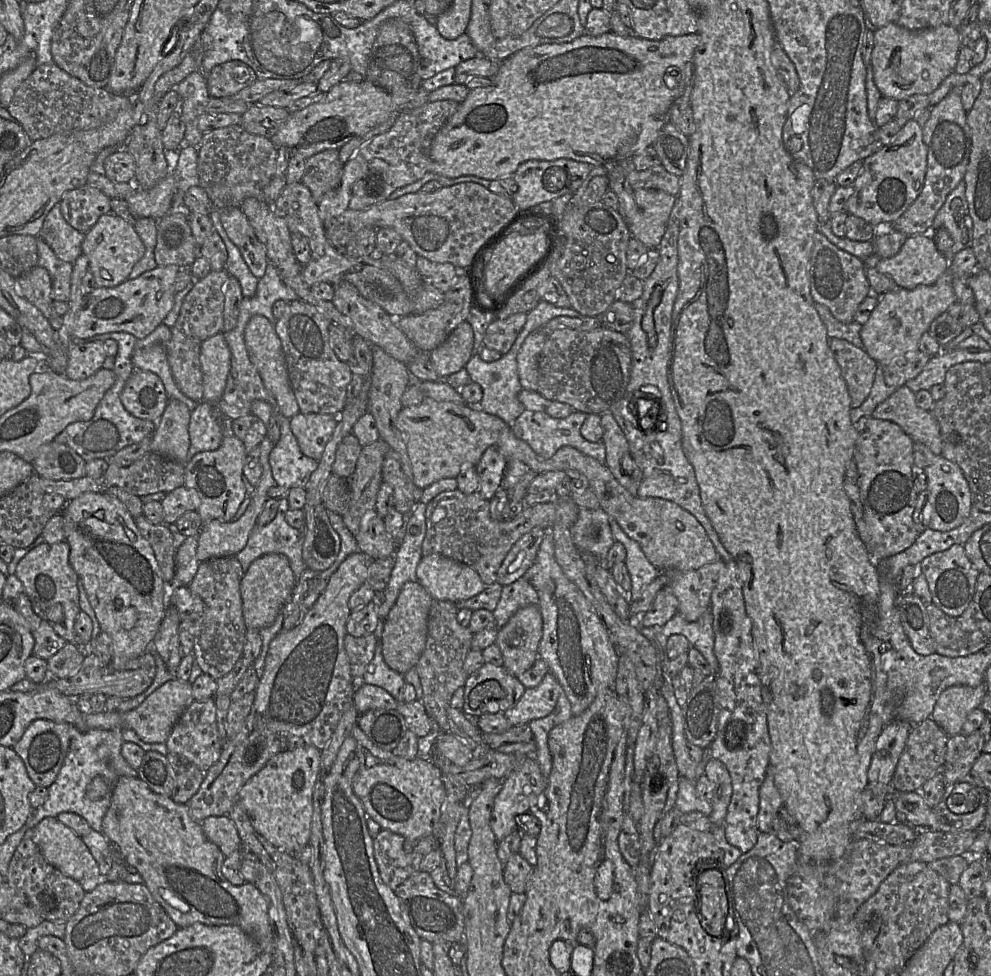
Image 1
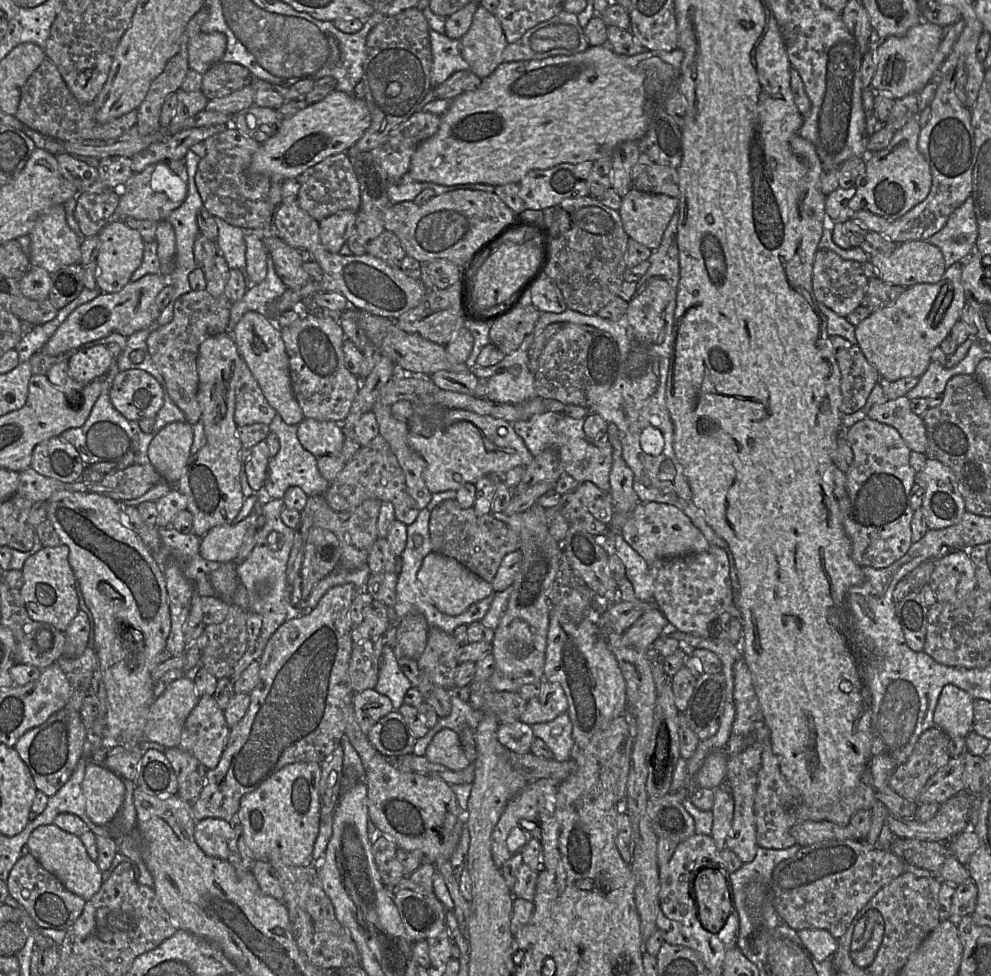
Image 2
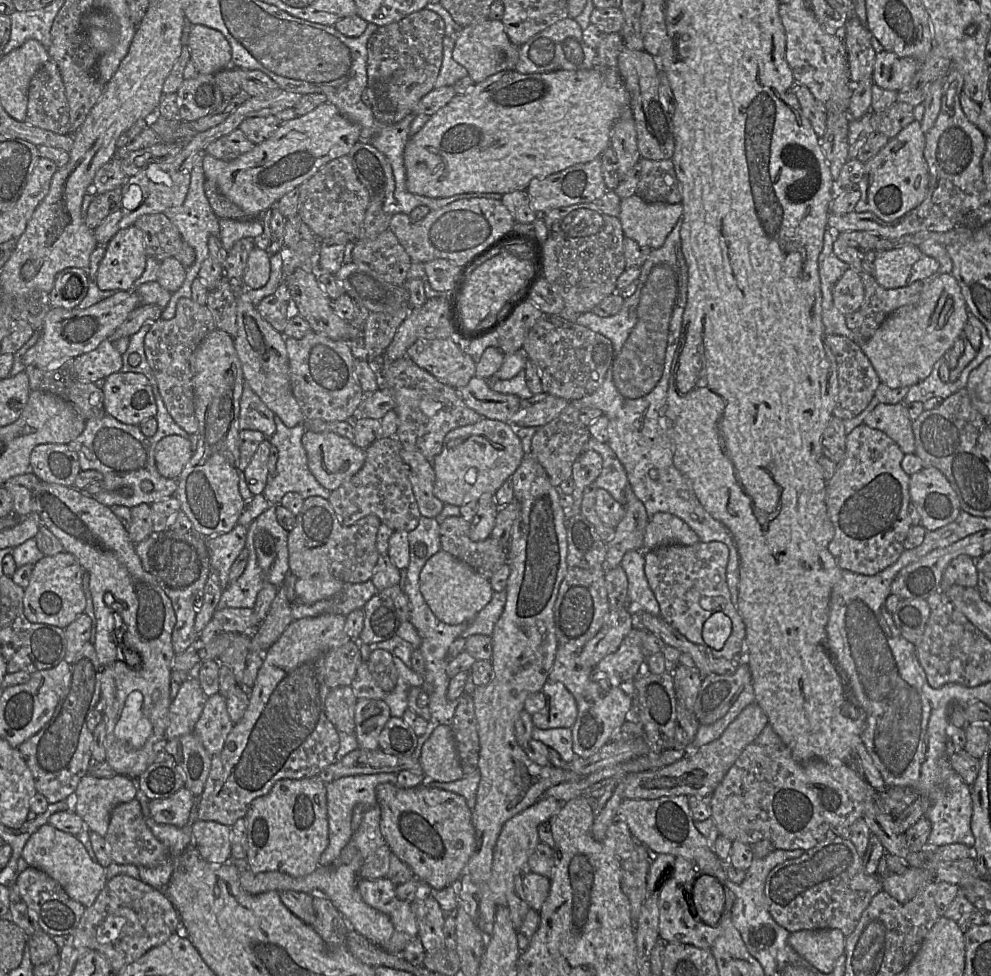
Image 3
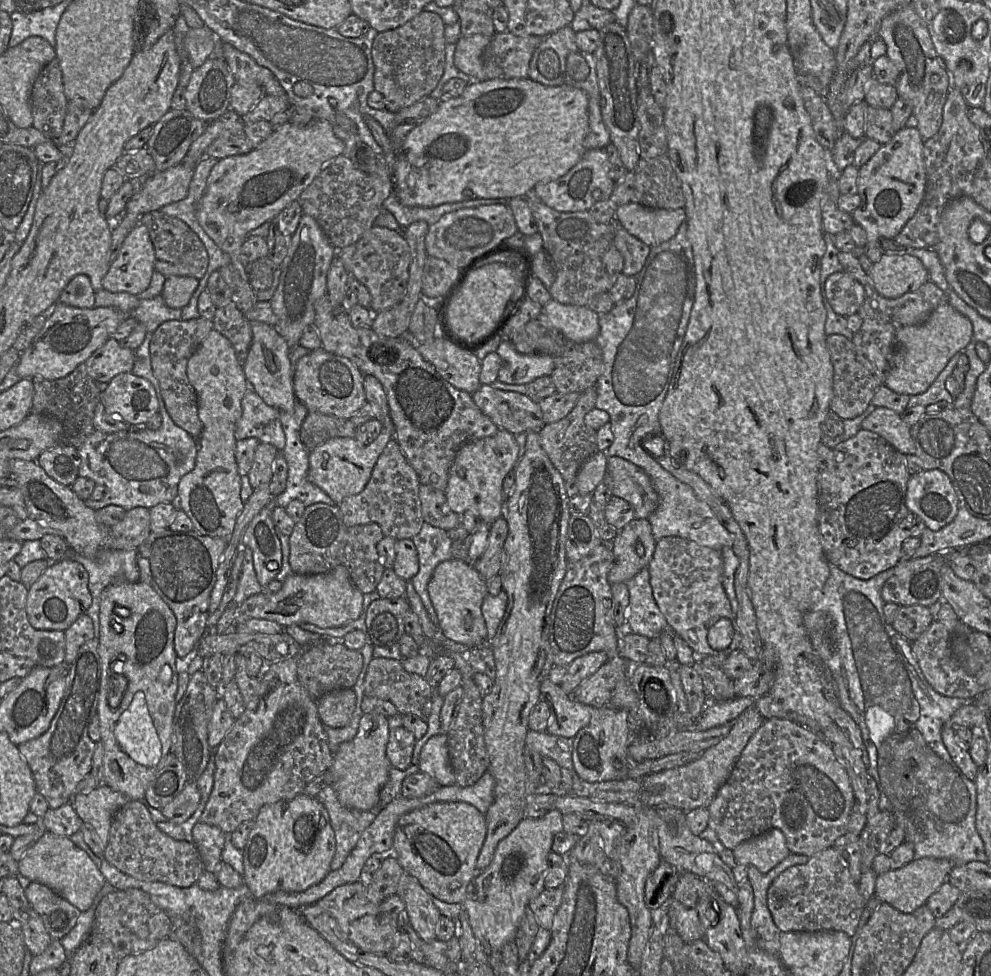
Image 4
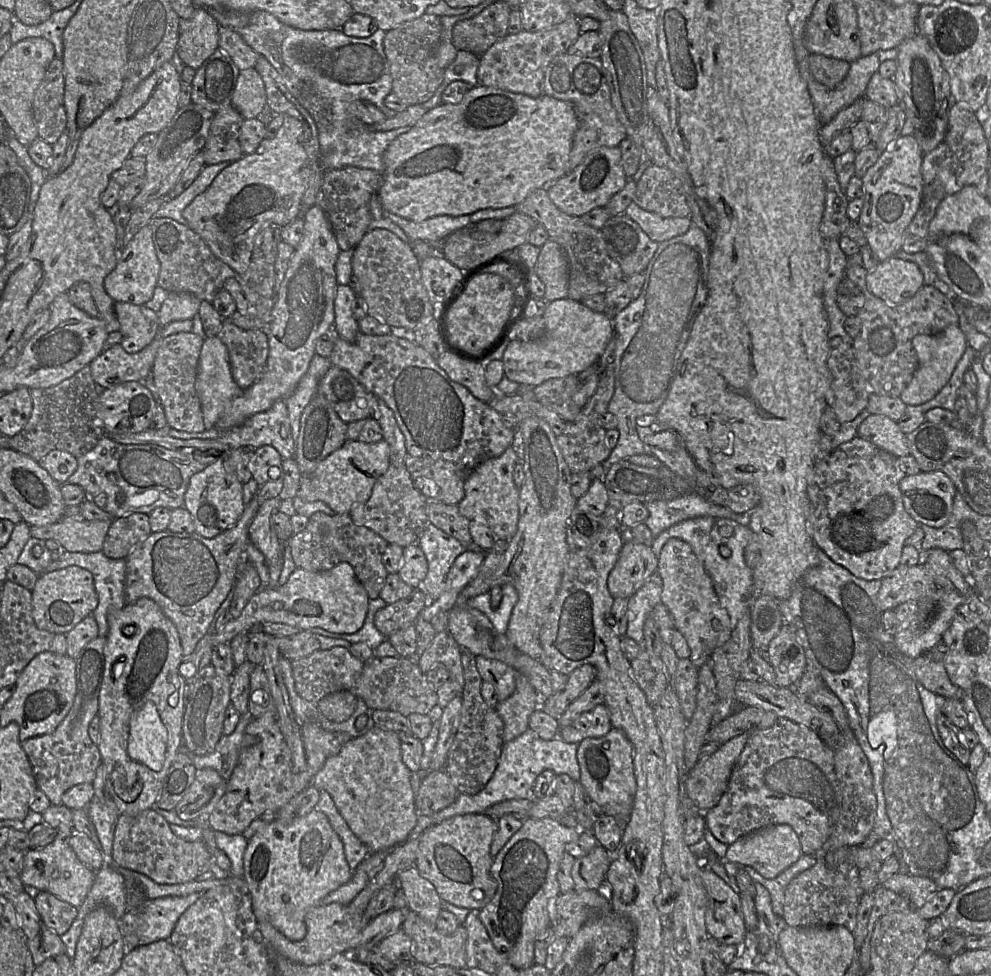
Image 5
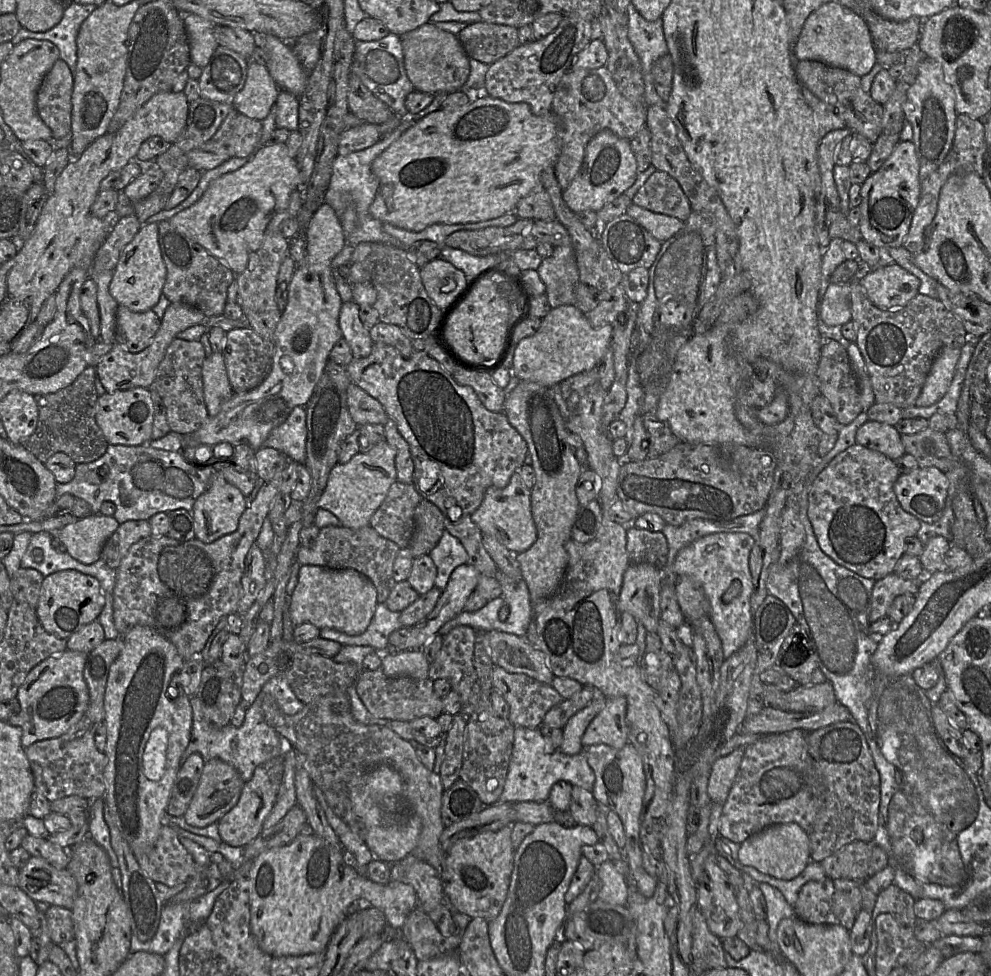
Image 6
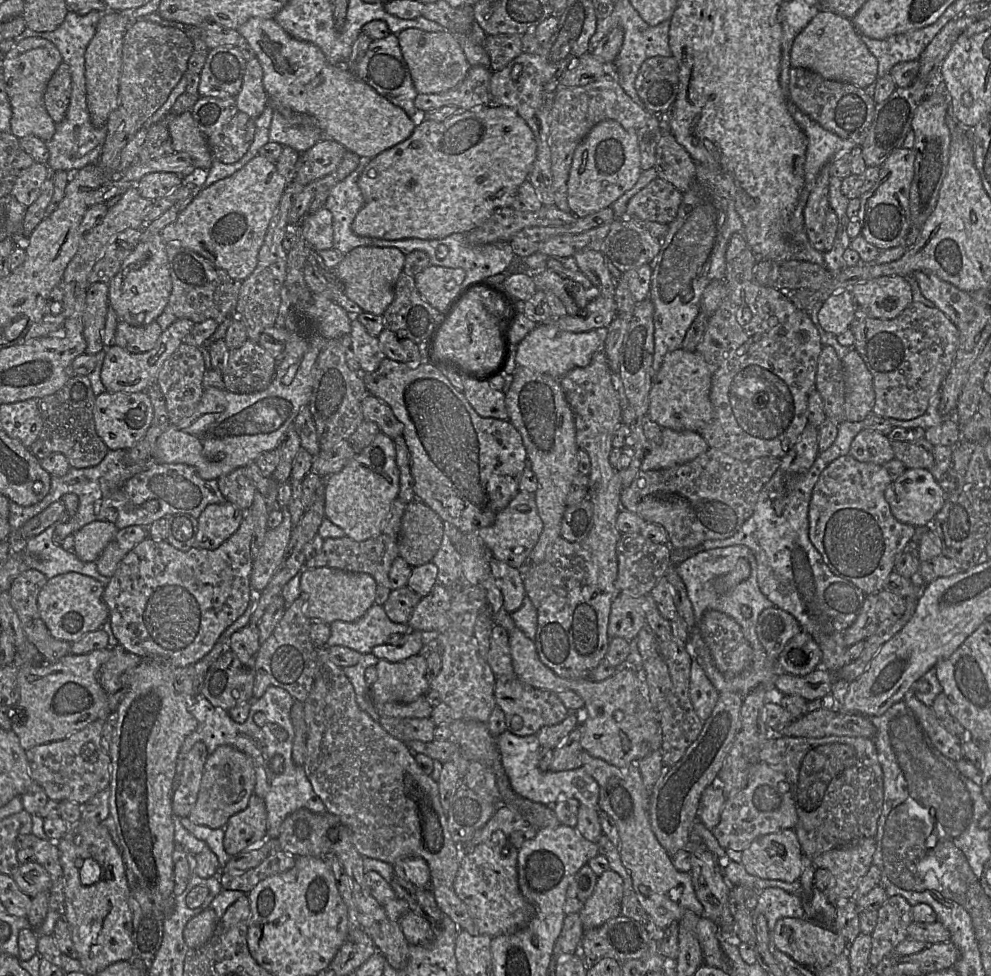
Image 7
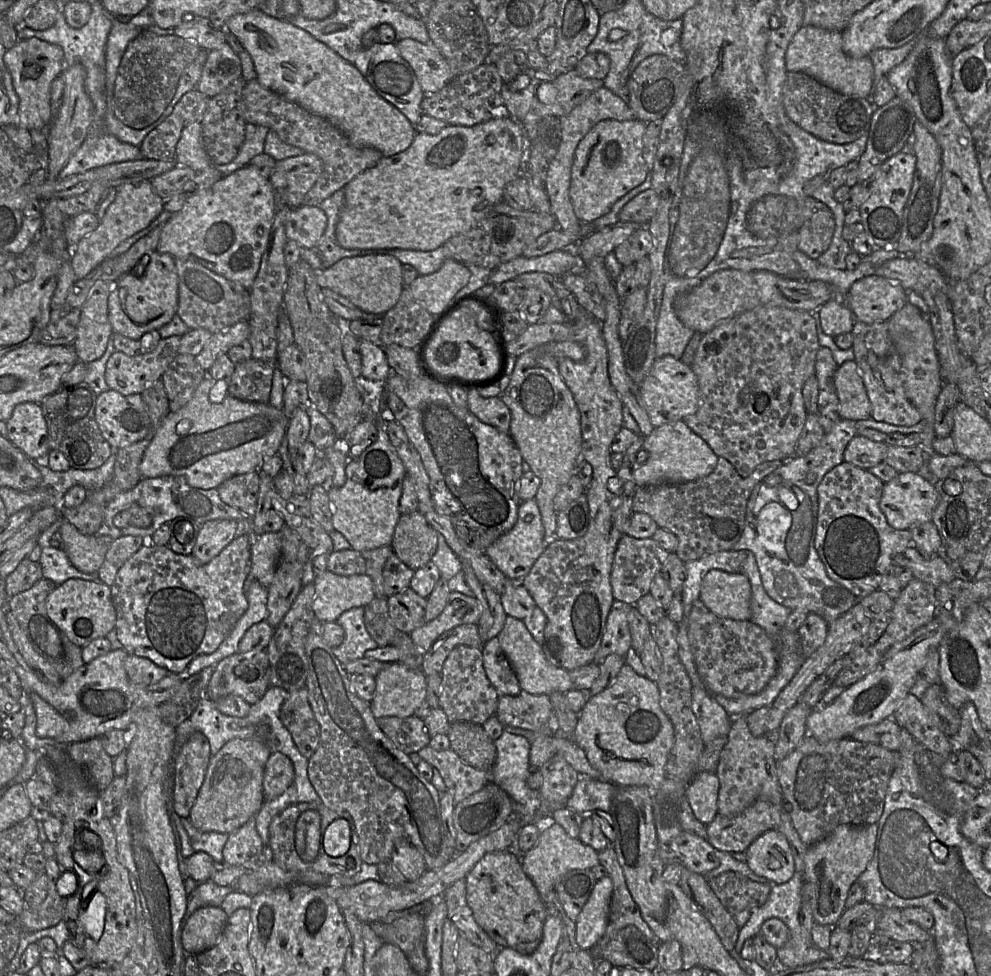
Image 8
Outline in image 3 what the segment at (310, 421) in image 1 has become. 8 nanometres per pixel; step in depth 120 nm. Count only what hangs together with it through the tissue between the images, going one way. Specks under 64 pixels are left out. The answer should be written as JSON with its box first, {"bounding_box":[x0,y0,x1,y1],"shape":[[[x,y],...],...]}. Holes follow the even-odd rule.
{"bounding_box":[301,430,365,491],"shape":[[[305,430],[301,442],[311,473],[329,491],[337,489],[364,465],[365,449],[335,433]]]}

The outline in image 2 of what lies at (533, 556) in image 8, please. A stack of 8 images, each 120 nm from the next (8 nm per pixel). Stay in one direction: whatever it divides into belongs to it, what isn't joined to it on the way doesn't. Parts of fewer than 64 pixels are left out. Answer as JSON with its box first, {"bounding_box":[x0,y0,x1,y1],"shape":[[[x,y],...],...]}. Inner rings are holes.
{"bounding_box":[408,409,534,494],"shape":[[[447,409],[430,437],[409,432],[408,442],[426,463],[423,479],[432,494],[458,491],[463,484],[476,484],[491,473],[504,476],[510,469],[526,467],[534,459],[510,422],[462,409]]]}

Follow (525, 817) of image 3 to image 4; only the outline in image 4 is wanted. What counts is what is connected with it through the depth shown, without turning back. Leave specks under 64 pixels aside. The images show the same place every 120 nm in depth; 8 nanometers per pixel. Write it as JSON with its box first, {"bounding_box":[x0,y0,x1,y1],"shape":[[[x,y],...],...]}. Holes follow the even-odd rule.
{"bounding_box":[463,808,563,954],"shape":[[[553,808],[539,818],[523,818],[514,830],[497,845],[490,864],[479,871],[473,880],[474,891],[463,901],[472,932],[487,954],[498,954],[509,941],[515,941],[515,933],[529,903],[546,889],[544,885],[547,856],[552,851],[555,834],[563,832],[563,814]]]}

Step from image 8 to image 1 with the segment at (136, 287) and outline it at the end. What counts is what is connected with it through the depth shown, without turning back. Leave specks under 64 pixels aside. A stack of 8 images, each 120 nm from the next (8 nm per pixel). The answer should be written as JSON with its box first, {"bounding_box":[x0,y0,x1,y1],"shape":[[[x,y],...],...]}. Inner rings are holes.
{"bounding_box":[82,213,145,288],"shape":[[[114,213],[102,215],[85,233],[82,254],[89,262],[97,287],[113,288],[129,279],[135,264],[143,257],[145,246],[134,226]]]}

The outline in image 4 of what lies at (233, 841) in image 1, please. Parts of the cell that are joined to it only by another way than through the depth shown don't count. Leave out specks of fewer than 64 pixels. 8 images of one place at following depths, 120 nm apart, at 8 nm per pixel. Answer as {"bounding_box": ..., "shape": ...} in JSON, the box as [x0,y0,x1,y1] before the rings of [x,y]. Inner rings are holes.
{"bounding_box":[192,822,227,872],"shape":[[[201,822],[192,828],[193,843],[197,847],[204,871],[214,872],[219,866],[227,834],[221,829]]]}

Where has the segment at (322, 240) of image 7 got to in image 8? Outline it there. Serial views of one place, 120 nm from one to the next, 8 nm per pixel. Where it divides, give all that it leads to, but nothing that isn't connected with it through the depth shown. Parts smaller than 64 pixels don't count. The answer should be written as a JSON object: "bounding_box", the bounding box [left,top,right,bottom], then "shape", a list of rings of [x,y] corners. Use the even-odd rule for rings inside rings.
{"bounding_box":[285,206,327,249],"shape":[[[301,206],[289,212],[285,230],[288,240],[295,241],[302,249],[316,248],[326,230],[327,216],[318,206]]]}

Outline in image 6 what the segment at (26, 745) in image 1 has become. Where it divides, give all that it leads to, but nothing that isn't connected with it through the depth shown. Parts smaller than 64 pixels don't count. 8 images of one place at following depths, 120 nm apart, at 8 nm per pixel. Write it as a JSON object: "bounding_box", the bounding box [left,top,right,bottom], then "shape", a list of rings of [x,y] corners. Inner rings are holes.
{"bounding_box":[25,637,123,802],"shape":[[[121,637],[105,639],[87,654],[83,676],[89,691],[89,703],[81,719],[65,734],[41,740],[25,748],[35,788],[50,802],[66,796],[77,795],[88,800],[103,798],[105,794],[104,768],[106,756],[100,752],[94,740],[96,728],[104,723],[104,695],[109,670],[123,649]]]}

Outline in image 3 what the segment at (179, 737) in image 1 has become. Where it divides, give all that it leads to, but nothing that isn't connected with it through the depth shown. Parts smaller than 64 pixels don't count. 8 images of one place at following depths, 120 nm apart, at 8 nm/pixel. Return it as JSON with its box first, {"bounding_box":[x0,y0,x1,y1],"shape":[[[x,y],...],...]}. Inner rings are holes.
{"bounding_box":[193,694,234,757],"shape":[[[215,694],[206,700],[193,732],[212,757],[223,750],[233,726],[234,723],[227,712],[226,699],[220,694]]]}

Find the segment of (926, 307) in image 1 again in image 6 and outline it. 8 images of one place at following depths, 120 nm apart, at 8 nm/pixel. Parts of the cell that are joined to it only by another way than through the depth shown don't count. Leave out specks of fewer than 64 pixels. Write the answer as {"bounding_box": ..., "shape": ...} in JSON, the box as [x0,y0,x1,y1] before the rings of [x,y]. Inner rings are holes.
{"bounding_box":[916,346,960,407],"shape":[[[945,346],[940,349],[916,400],[916,407],[930,406],[944,396],[954,376],[960,355],[959,347]]]}

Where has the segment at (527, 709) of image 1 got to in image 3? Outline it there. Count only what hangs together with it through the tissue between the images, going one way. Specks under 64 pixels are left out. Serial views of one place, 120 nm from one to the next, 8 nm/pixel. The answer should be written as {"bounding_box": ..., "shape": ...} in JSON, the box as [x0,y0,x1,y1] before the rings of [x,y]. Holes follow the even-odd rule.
{"bounding_box":[531,681,578,730],"shape":[[[549,681],[544,683],[541,691],[546,696],[546,706],[531,716],[533,725],[543,730],[572,728],[578,715],[572,694],[562,683]]]}

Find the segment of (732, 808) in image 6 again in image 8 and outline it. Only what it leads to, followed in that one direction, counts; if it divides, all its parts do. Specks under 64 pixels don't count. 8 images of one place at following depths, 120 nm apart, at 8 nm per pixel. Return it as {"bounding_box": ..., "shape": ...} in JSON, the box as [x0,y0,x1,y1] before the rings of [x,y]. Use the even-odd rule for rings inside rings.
{"bounding_box":[706,801,783,853],"shape":[[[756,801],[733,817],[717,814],[712,823],[706,825],[708,842],[717,850],[730,853],[745,852],[757,837],[776,828],[780,822],[783,809],[783,805],[776,805],[767,801]]]}

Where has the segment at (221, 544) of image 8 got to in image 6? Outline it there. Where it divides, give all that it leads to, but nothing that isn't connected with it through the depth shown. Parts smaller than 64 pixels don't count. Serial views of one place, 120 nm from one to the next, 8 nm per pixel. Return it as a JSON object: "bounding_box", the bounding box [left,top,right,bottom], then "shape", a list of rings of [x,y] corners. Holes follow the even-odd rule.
{"bounding_box":[192,471,247,543],"shape":[[[220,471],[211,477],[208,488],[195,501],[192,508],[196,539],[212,543],[238,528],[239,520],[247,508],[247,498],[232,484],[228,483]]]}

